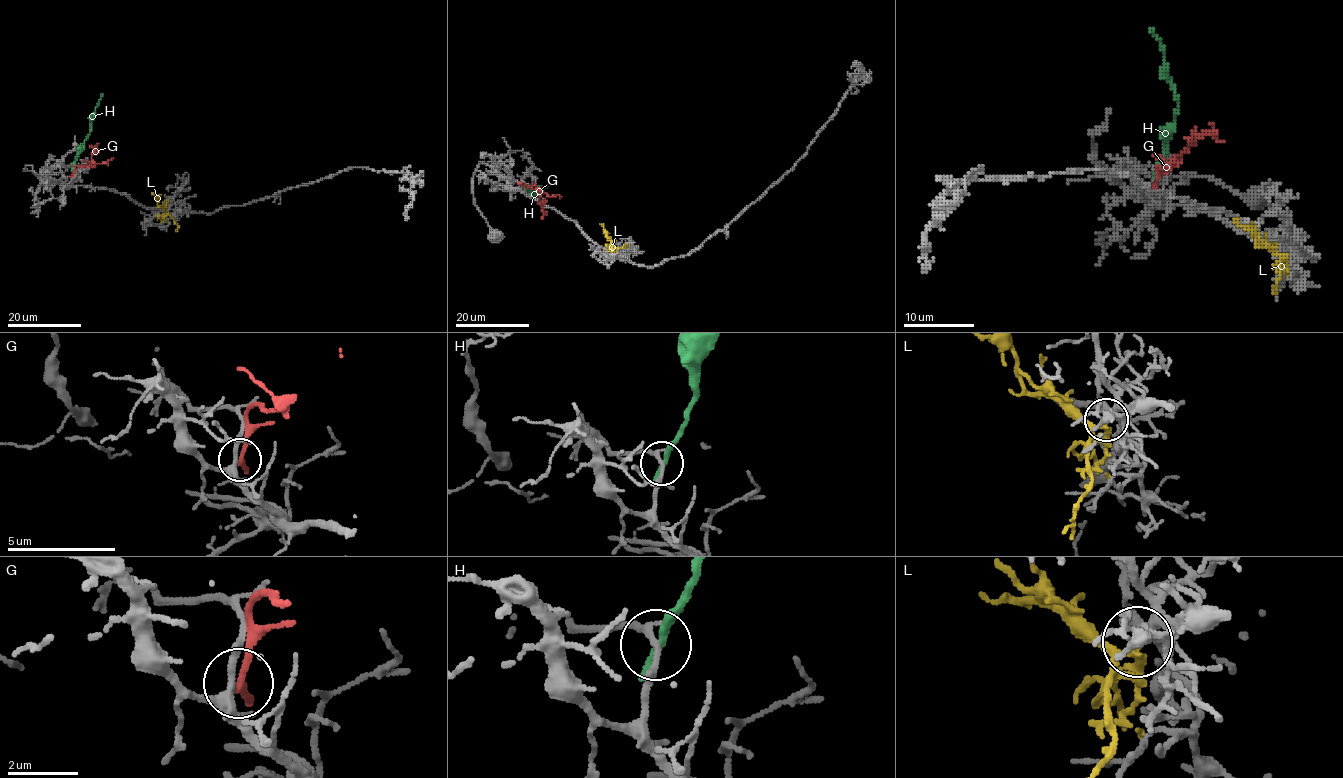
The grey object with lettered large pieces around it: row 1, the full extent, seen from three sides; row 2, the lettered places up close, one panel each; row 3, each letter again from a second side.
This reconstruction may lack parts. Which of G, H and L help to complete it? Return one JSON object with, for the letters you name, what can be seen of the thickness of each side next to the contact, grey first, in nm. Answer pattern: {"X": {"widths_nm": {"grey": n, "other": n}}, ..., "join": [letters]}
{"L": {"widths_nm": {"grey": 280, "other": 190}}, "join": ["L"]}

